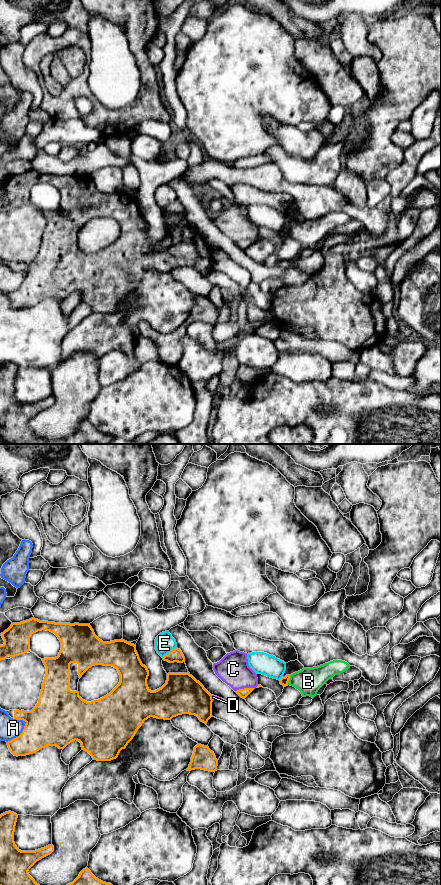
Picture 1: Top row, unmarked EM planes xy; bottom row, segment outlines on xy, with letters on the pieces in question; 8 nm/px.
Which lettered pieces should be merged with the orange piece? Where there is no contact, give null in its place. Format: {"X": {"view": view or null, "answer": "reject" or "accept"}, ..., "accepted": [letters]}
{"A": {"view": "xy", "answer": "reject"}, "B": {"view": "xy", "answer": "reject"}, "C": {"view": "xy", "answer": "reject"}, "D": {"view": "xy", "answer": "reject"}, "E": {"view": "xy", "answer": "reject"}, "accepted": []}

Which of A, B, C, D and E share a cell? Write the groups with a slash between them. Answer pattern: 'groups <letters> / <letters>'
groups A / B D / C / E

